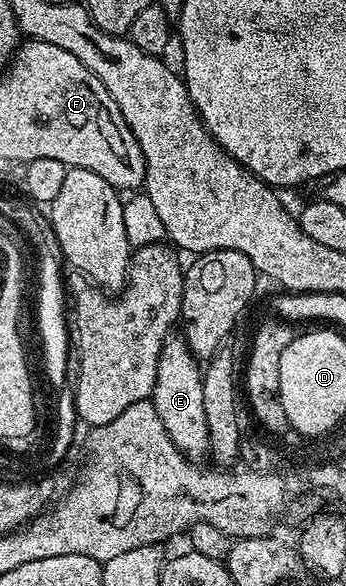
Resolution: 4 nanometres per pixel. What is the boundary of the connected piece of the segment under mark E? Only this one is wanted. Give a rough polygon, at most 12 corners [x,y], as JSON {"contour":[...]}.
{"contour":[[166,338],[152,404],[191,459],[210,451],[203,366]]}

